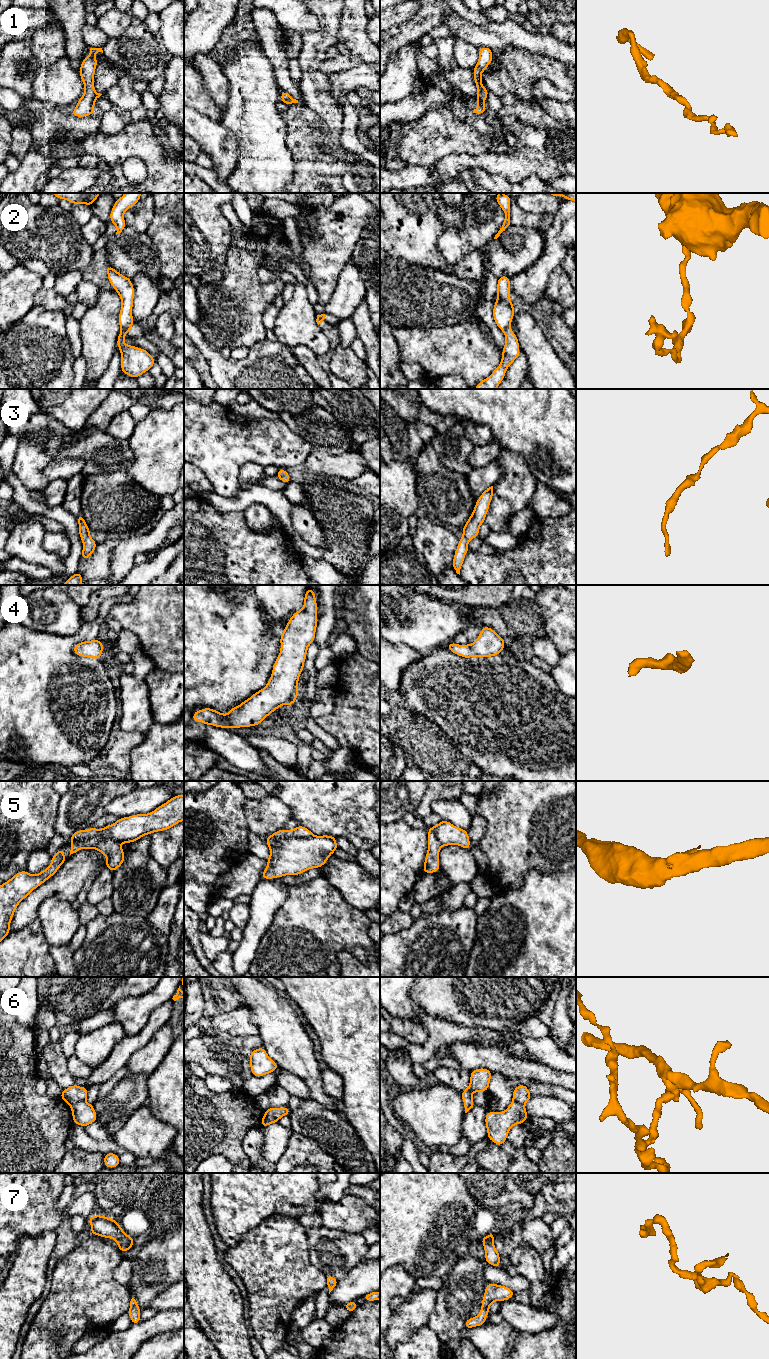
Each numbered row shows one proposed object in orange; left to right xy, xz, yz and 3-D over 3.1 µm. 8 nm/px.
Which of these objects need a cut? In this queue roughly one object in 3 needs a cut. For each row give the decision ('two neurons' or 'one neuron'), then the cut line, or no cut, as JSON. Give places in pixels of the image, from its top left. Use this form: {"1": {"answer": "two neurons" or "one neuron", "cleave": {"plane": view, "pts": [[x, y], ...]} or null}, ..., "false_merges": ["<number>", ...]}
{"1": {"answer": "one neuron", "cleave": null}, "2": {"answer": "two neurons", "cleave": {"plane": "yz", "pts": [[509, 324], [503, 331]]}}, "3": {"answer": "one neuron", "cleave": null}, "4": {"answer": "one neuron", "cleave": null}, "5": {"answer": "two neurons", "cleave": {"plane": "xz", "pts": [[313, 835], [309, 837], [282, 838], [270, 850]]}}, "6": {"answer": "two neurons", "cleave": {"plane": "xy", "pts": [[84, 1100], [70, 1105]]}}, "7": {"answer": "one neuron", "cleave": null}, "false_merges": ["2", "5", "6"]}

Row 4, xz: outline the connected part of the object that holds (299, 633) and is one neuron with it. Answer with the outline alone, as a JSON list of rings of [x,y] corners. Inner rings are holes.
[[[309,587],[304,606],[294,612],[280,636],[280,653],[266,686],[227,714],[206,707],[195,711],[192,720],[225,729],[252,727],[261,724],[280,706],[292,706],[298,697],[299,677],[305,668],[307,649],[315,641],[317,624],[317,601]]]

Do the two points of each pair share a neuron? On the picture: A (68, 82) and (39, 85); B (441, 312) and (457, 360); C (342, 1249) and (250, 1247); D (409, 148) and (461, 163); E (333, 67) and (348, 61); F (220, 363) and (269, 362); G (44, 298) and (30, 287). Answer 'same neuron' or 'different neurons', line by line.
A: same neuron
B: different neurons
C: different neurons
D: different neurons
E: same neuron
F: same neuron
G: different neurons

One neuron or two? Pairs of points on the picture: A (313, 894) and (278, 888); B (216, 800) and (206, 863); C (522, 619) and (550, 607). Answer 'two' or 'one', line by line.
A: two
B: one
C: two

